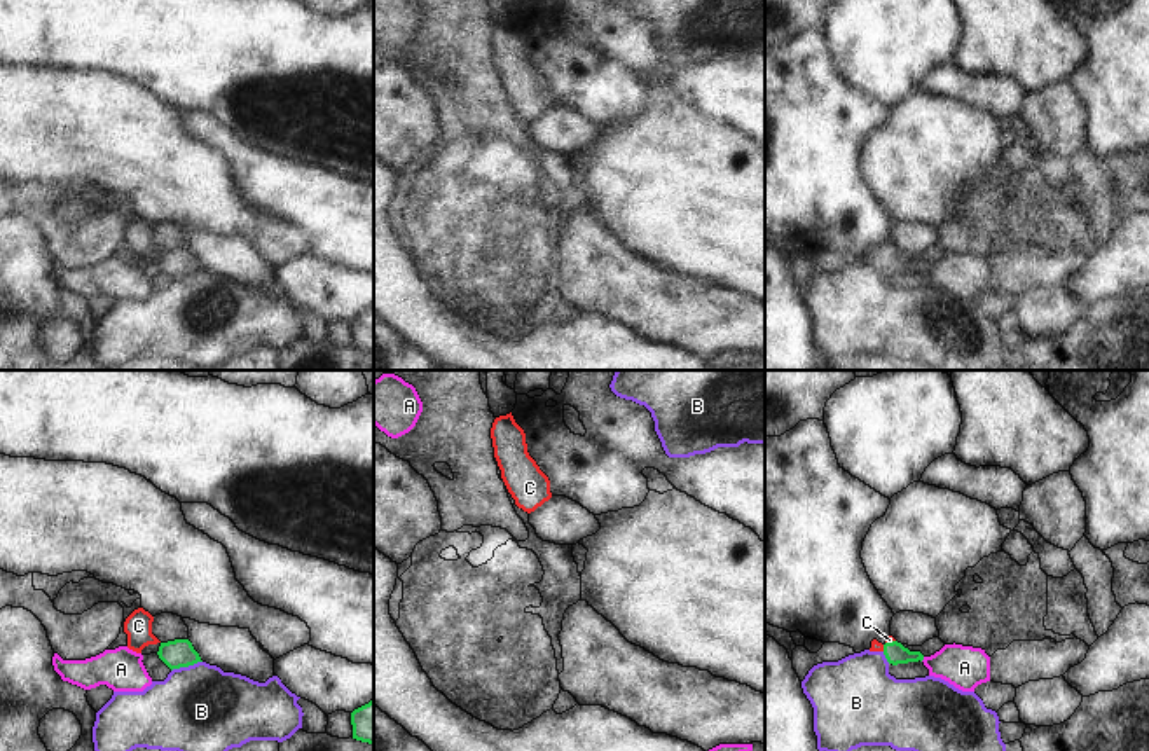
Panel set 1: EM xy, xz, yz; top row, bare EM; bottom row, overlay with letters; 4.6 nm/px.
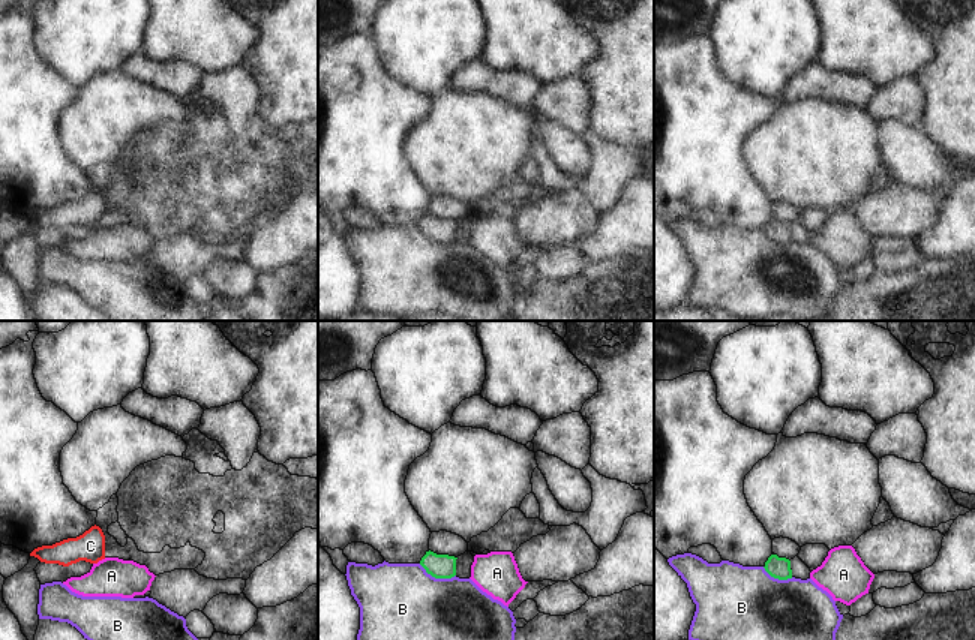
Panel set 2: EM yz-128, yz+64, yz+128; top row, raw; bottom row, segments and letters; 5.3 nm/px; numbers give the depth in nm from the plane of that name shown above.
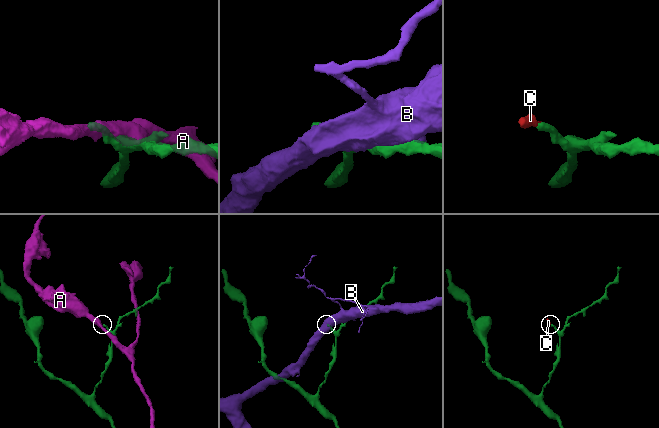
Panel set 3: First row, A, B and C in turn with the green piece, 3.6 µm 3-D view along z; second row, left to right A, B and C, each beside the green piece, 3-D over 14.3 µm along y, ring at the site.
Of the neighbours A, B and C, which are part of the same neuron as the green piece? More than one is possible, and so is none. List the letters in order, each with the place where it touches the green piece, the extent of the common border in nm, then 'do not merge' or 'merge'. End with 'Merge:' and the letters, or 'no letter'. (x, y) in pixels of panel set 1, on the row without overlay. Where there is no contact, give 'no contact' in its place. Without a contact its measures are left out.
A: meets green in yz at (922, 268); contact 30 nm long; do not merge
B: meets green in xy at (185, 275); contact 150 nm long; do not merge
C: meets green in yz at (886, 252); contact 80 nm long; merge
Merge: C

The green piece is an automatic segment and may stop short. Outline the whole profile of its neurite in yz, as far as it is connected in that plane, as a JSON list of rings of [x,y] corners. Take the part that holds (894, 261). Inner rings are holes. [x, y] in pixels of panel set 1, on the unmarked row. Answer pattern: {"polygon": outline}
{"polygon": [[[889,245],[884,253],[873,248],[870,260],[882,260],[887,271],[892,274],[924,269],[924,264],[920,260],[910,260],[892,245]]]}

